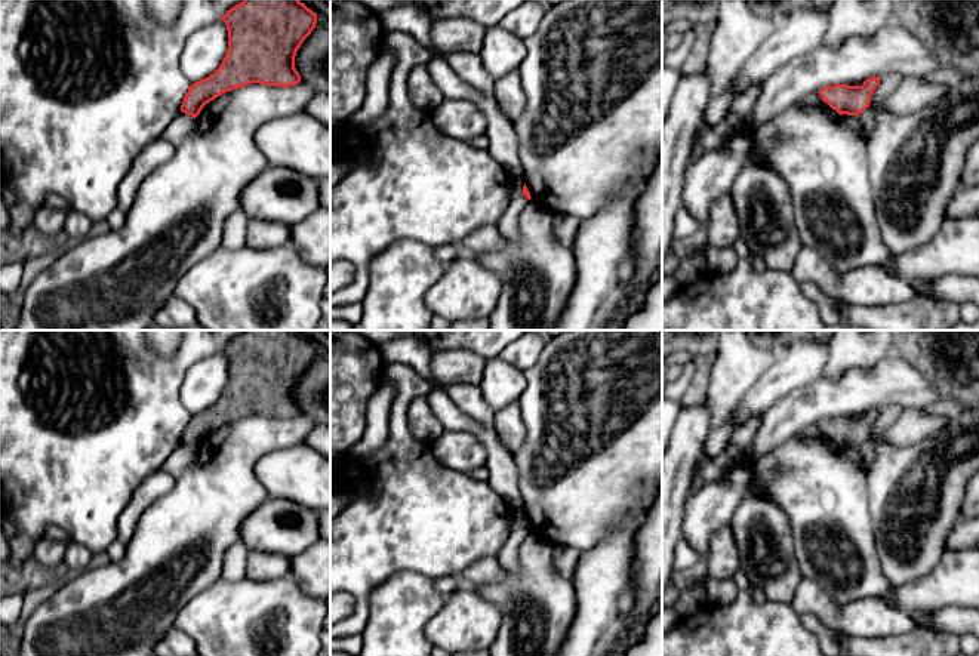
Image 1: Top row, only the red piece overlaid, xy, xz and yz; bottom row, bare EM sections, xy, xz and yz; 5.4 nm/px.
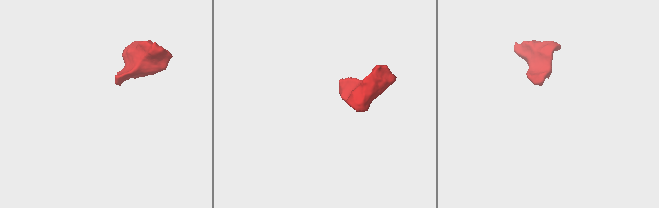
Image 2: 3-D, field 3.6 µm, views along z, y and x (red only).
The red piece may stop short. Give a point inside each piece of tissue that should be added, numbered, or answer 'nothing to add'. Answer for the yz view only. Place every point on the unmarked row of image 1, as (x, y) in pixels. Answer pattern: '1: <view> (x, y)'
nothing to add

